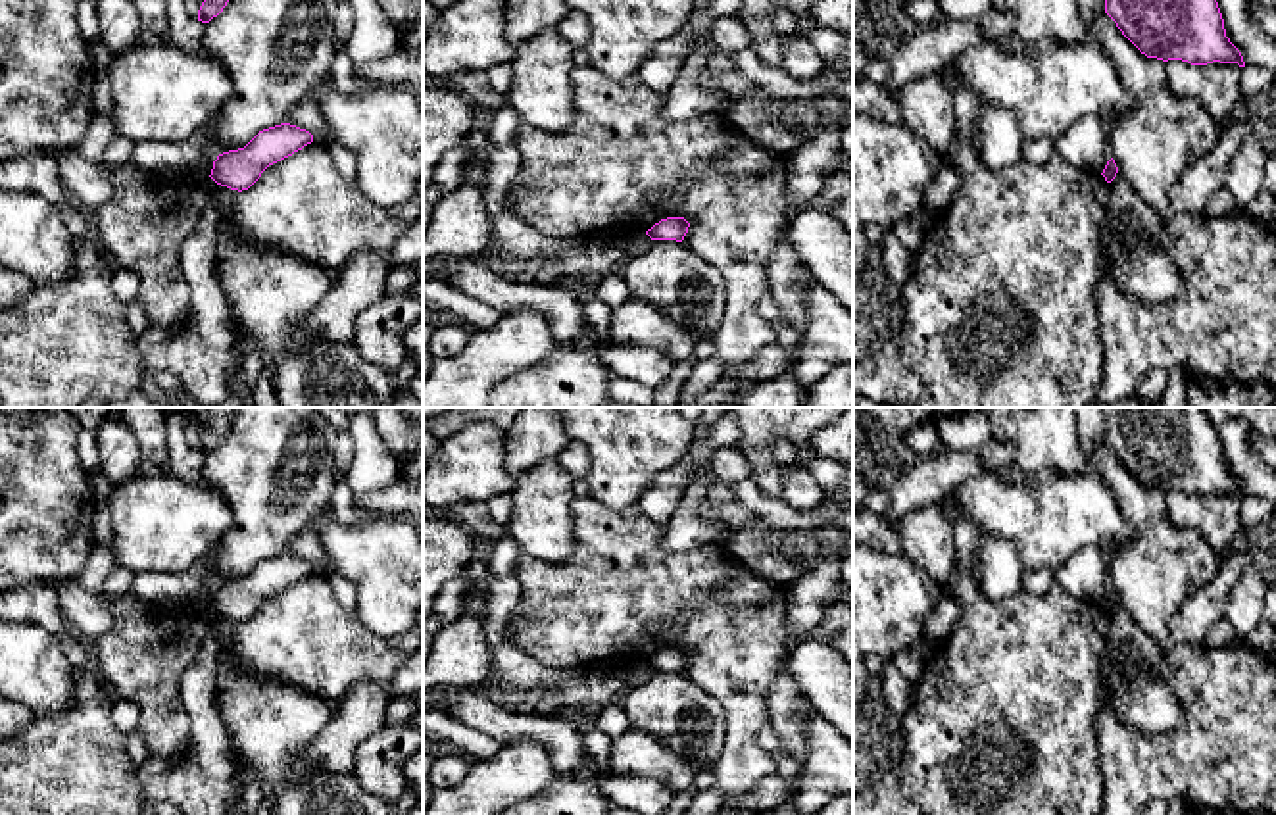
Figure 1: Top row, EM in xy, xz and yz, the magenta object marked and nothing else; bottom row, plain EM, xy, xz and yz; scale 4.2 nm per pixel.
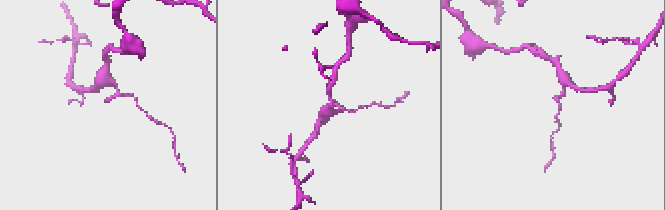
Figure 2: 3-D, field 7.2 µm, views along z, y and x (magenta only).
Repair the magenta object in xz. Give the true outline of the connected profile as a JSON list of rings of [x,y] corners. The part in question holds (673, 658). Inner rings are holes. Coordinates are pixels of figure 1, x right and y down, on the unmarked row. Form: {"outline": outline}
{"outline": [[[667,648],[655,654],[646,665],[651,671],[676,671],[682,673],[690,654],[684,648]]]}

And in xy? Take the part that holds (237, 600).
{"outline": [[[290,554],[259,561],[244,579],[217,586],[211,609],[231,621],[248,621],[261,604],[313,573],[313,565]]]}

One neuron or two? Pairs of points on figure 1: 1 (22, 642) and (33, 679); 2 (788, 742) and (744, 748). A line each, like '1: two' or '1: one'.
1: one
2: two

